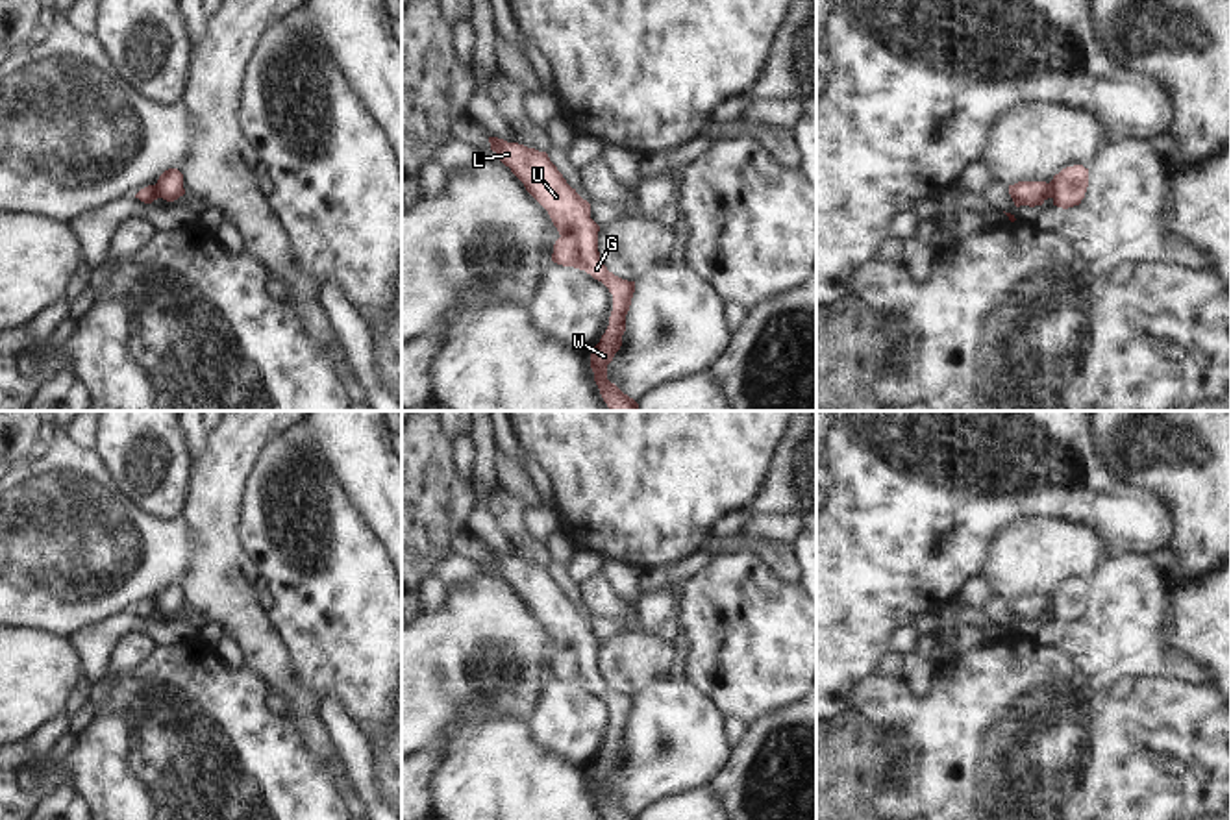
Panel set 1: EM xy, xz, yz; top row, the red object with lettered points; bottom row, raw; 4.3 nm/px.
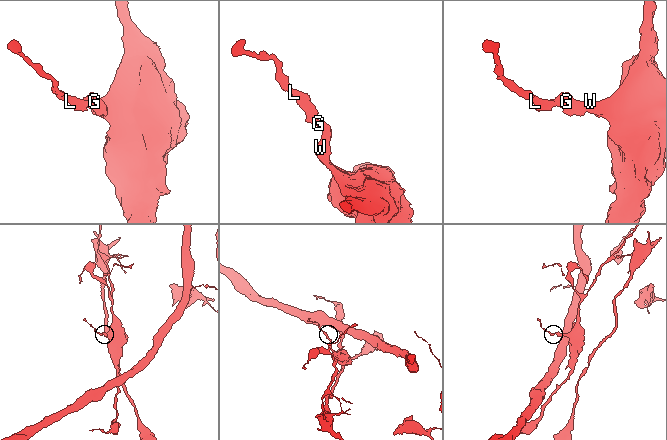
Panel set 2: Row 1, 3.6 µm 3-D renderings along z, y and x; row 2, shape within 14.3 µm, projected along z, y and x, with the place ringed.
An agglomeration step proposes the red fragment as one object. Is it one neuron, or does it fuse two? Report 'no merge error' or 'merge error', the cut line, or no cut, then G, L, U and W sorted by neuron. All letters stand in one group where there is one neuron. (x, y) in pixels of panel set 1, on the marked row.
no merge error | no cut | G L U W

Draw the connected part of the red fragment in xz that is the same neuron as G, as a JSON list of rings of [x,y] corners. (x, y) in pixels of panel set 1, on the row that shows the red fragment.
[[[489,137],[491,150],[524,183],[526,191],[548,211],[559,239],[552,261],[585,270],[613,294],[609,326],[592,348],[591,368],[600,394],[611,411],[640,411],[639,404],[607,379],[607,365],[622,346],[626,315],[635,292],[635,281],[607,270],[598,252],[600,226],[591,218],[591,204],[572,189],[546,152]]]

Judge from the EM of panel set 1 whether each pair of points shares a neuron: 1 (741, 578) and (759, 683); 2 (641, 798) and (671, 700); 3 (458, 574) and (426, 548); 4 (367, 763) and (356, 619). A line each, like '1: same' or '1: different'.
1: same
2: same
3: different
4: different

